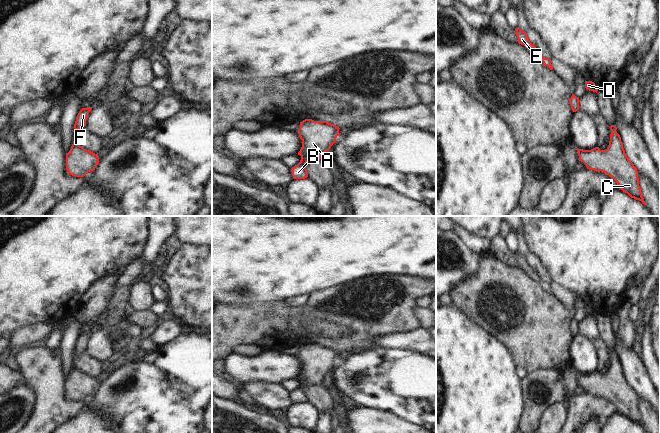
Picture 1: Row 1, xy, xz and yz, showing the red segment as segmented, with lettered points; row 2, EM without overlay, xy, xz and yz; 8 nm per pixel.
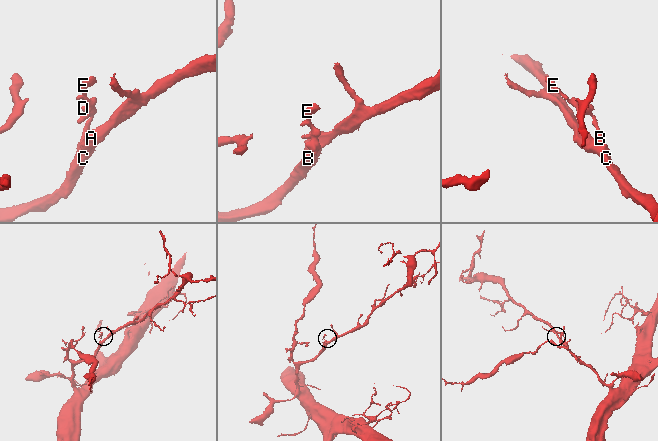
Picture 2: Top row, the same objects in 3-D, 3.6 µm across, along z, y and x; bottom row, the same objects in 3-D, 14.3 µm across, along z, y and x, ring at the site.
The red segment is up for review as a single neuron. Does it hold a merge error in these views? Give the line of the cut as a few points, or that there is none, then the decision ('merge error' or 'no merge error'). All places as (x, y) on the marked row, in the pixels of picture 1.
no cut | no merge error

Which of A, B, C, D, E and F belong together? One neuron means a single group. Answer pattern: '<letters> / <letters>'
A B C D E F

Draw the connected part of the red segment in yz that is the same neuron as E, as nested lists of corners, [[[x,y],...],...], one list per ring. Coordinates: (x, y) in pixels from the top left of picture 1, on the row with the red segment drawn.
[[[519,27],[515,28],[515,31],[516,31],[518,43],[524,45],[532,54],[534,54],[540,61],[542,61],[545,66],[547,66],[550,69],[553,69],[553,66],[551,64],[551,59],[545,58],[540,54],[538,49],[529,40],[527,33],[522,29],[520,29]]]

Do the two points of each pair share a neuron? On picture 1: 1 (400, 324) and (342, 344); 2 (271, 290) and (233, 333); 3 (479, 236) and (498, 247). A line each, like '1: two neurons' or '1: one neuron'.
1: one neuron
2: two neurons
3: two neurons

